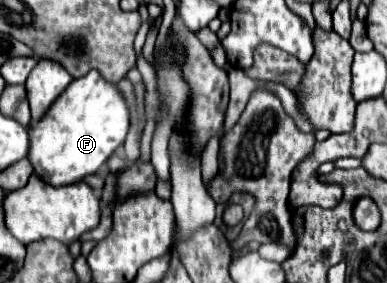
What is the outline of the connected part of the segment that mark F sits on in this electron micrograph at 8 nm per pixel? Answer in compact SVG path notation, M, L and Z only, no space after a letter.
M90 71L88 75L74 79L52 103L52 109L48 109L36 125L28 127L28 159L32 161L34 173L48 185L60 187L82 181L86 175L96 173L124 143L128 125L128 105L118 87L106 83L98 71Z

